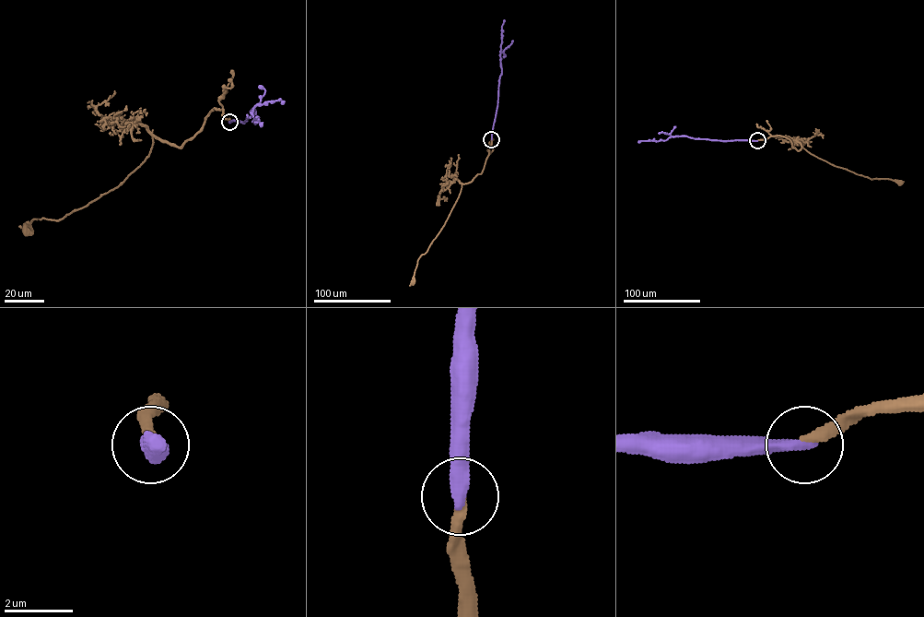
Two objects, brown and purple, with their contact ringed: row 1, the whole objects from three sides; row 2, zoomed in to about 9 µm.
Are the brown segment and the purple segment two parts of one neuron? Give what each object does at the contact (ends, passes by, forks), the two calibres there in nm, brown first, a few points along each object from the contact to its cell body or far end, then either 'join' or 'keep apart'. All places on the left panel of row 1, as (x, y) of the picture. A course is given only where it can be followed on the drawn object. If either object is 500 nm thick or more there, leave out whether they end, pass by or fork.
brown ends | purple ends | 300/400 nm | brown via (229, 122), (215, 108), (180, 147), (152, 136), (148, 155), (117, 187), (63, 218), (34, 219), (27, 229) | purple via (229, 122), (244, 122), (254, 113), (253, 110), (253, 121), (262, 125) | join

